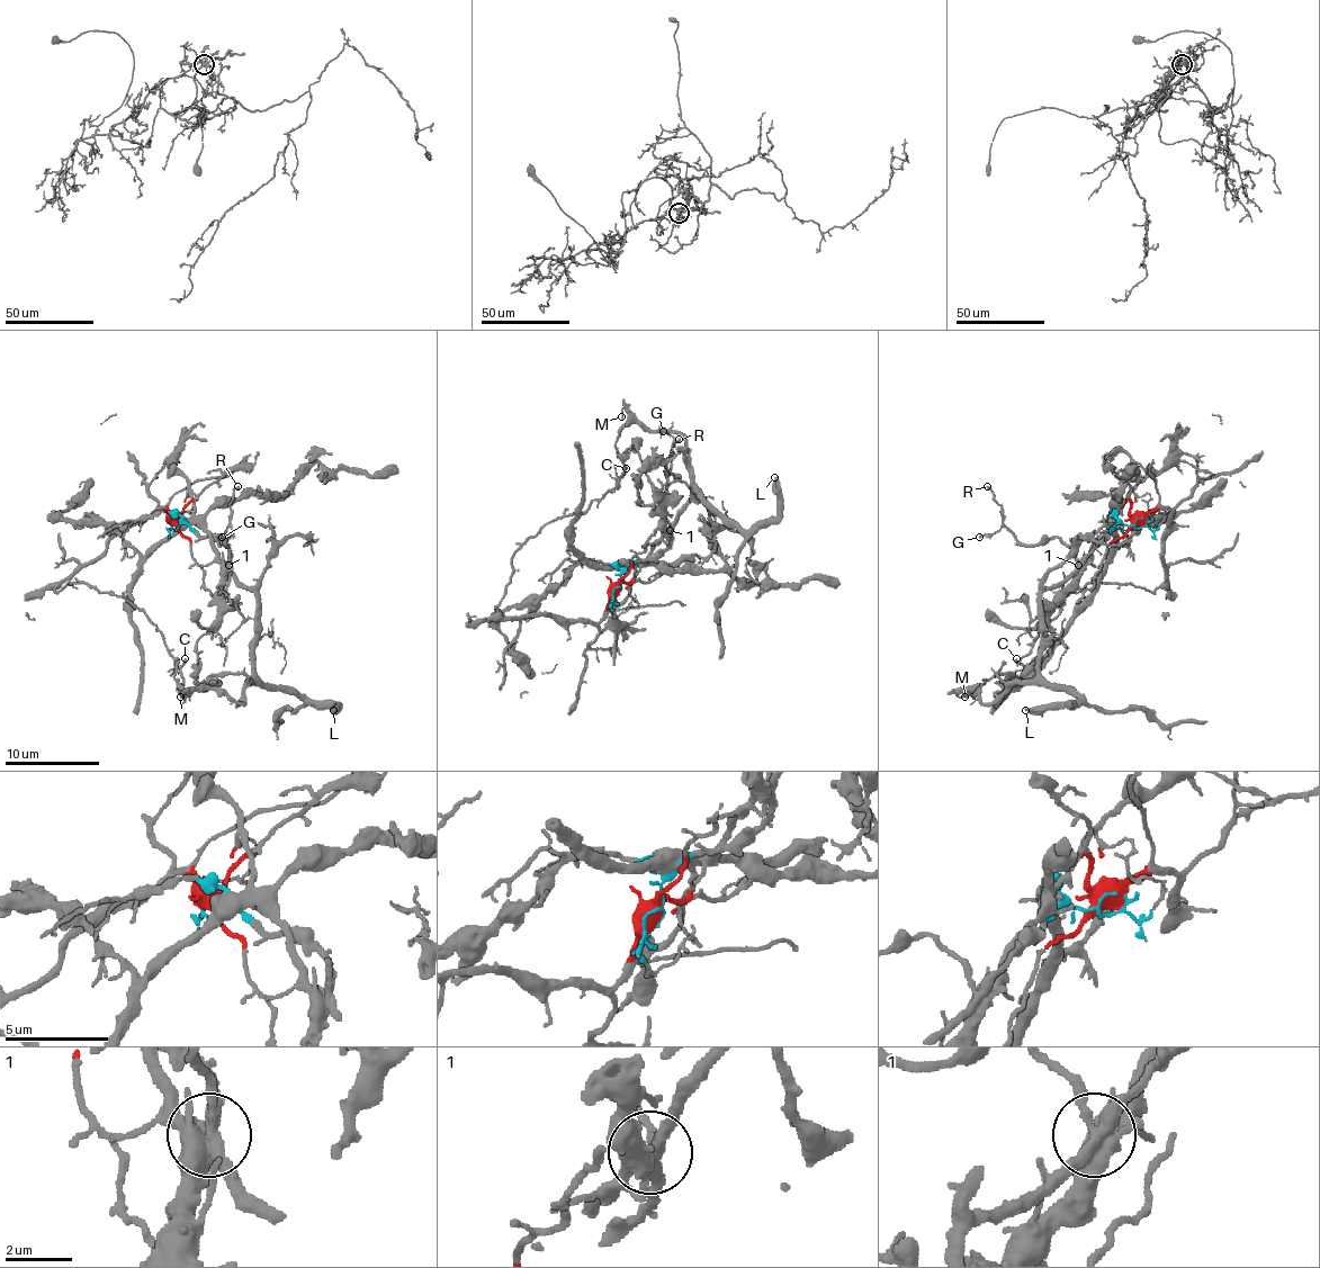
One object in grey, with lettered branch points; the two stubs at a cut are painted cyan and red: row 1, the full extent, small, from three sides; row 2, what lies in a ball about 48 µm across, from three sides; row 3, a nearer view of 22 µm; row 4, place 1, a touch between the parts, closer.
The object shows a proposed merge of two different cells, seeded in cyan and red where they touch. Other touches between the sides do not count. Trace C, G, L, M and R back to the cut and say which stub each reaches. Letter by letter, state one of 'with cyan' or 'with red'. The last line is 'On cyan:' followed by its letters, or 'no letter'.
C: with red
G: with cyan
L: with cyan
M: with cyan
R: with cyan
On cyan: G, L, M, R

